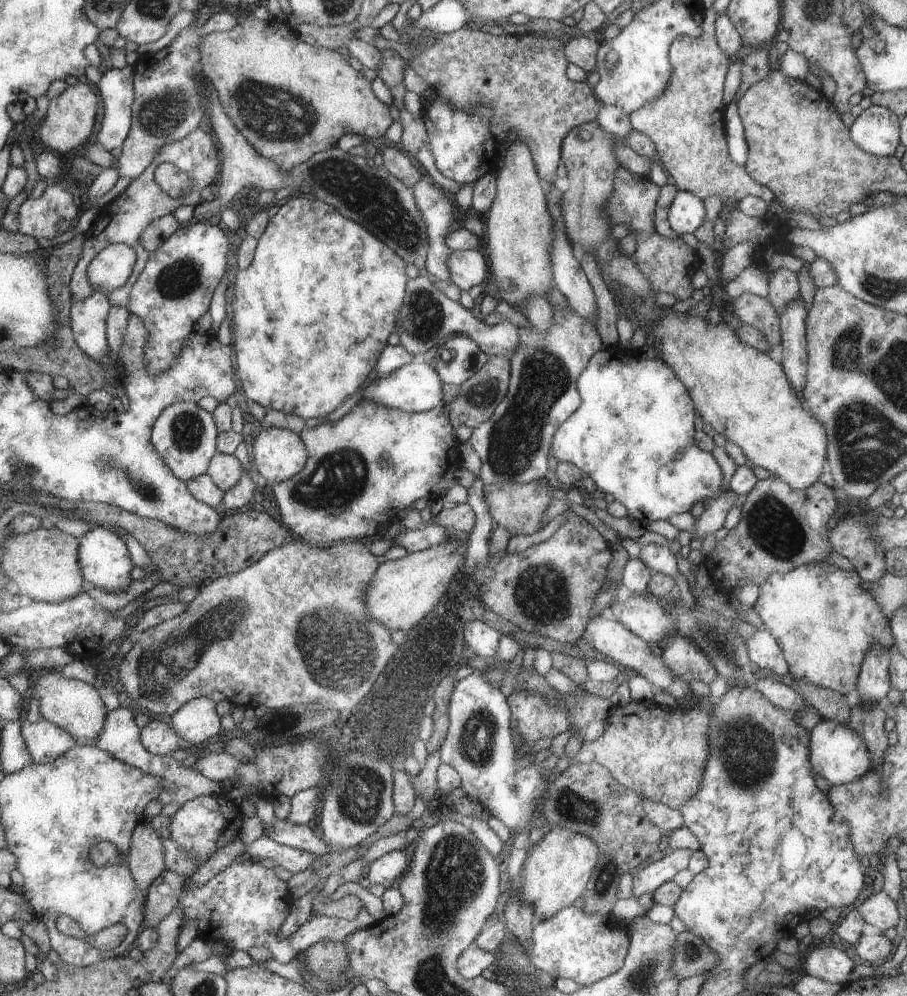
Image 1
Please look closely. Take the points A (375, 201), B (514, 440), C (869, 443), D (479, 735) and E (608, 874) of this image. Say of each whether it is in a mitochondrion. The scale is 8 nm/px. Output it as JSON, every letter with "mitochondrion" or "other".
{"A":"mitochondrion","B":"mitochondrion","C":"mitochondrion","D":"mitochondrion","E":"mitochondrion"}

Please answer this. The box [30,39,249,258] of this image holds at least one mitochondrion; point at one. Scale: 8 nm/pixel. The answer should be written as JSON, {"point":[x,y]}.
{"point":[161,115]}

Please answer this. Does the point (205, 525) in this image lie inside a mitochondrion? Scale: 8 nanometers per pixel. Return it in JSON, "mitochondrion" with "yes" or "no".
{"mitochondrion":"no"}

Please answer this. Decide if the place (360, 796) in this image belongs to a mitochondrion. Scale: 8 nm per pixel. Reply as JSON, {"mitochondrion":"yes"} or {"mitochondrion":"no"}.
{"mitochondrion":"yes"}

